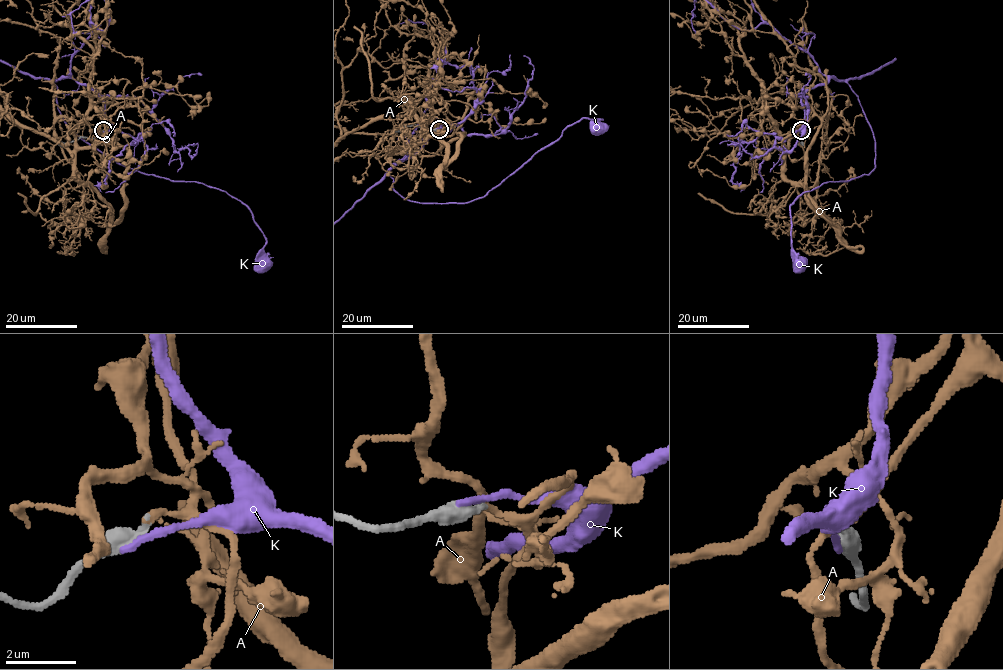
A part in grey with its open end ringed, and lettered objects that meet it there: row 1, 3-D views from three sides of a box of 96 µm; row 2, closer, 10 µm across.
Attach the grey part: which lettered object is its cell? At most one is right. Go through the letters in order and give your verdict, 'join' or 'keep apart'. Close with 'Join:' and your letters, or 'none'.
A: join
K: keep apart
Join: A

